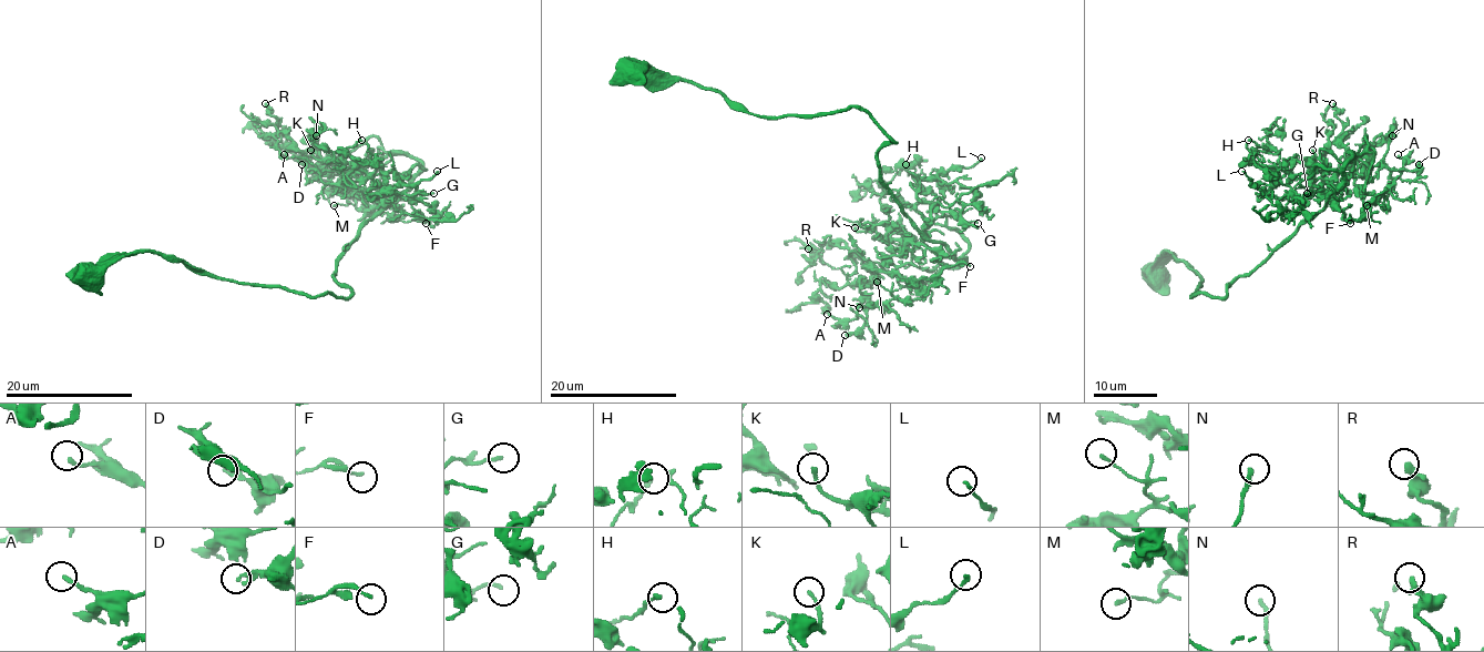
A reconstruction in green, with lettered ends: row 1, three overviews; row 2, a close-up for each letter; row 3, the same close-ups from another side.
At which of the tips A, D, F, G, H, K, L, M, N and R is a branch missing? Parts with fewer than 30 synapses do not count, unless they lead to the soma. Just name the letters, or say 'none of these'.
K

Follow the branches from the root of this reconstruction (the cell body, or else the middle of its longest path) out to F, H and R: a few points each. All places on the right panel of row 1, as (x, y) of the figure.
F: (1154, 271), (1168, 252), (1201, 279), (1193, 296), (1225, 296), (1370, 152), (1350, 223)
H: (1154, 271), (1168, 252), (1193, 296), (1225, 296), (1344, 180), (1276, 186), (1280, 154), (1248, 140)
R: (1154, 271), (1168, 252), (1193, 296), (1225, 296), (1313, 217), (1367, 149), (1320, 158), (1332, 103)

